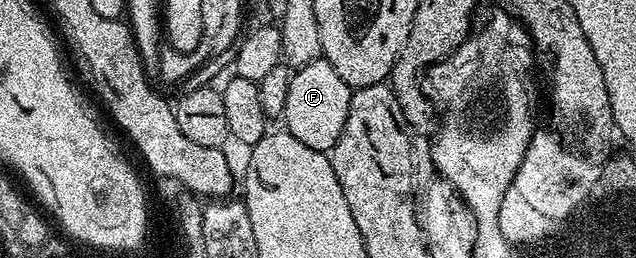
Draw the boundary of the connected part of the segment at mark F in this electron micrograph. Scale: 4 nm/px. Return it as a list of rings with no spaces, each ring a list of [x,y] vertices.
[[[324,58],[296,69],[291,75],[287,90],[283,113],[284,131],[299,138],[303,146],[311,146],[311,150],[329,154],[343,134],[353,93],[354,89],[350,88],[347,82],[343,82],[339,74],[335,74],[335,70]]]

